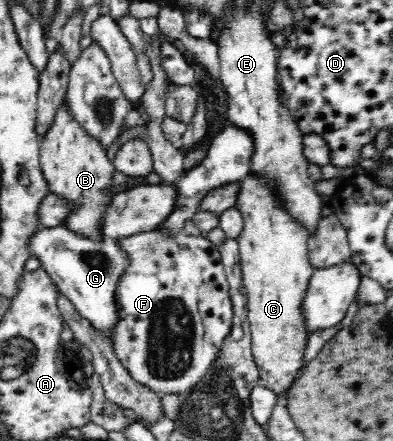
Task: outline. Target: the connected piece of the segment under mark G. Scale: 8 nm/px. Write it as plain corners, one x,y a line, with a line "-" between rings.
66,226
43,227
35,232
30,249
39,260
41,269
57,285
58,291
72,301
81,317
90,321
92,328
104,335
112,350
115,350
115,336
118,335
119,320
122,319
118,301
119,282
132,264
132,258
122,243
104,237
92,240

